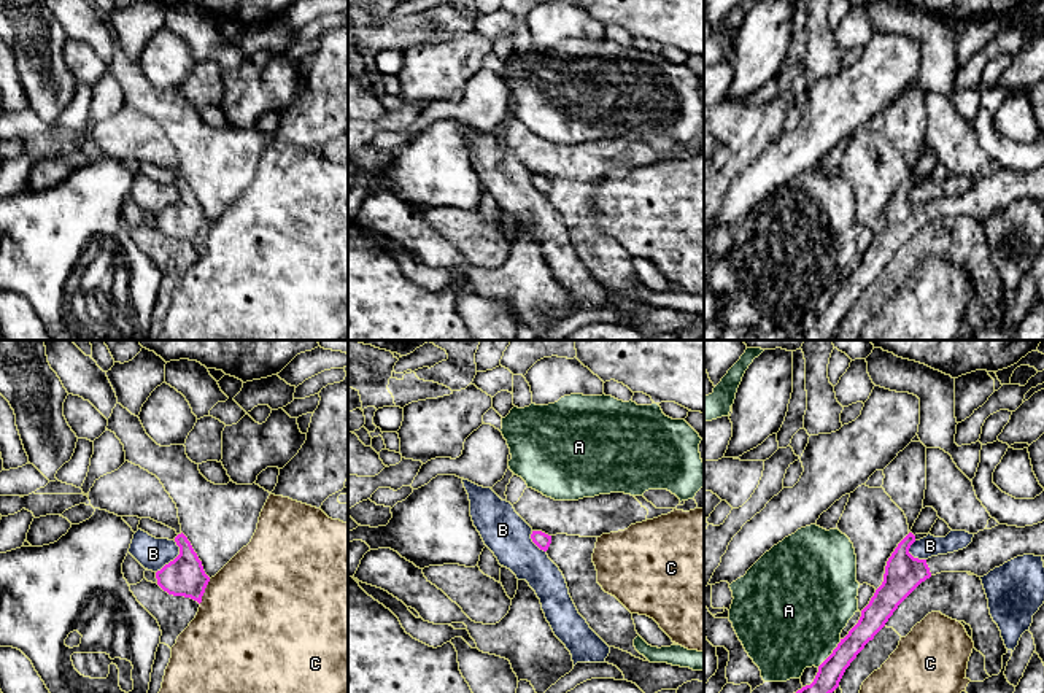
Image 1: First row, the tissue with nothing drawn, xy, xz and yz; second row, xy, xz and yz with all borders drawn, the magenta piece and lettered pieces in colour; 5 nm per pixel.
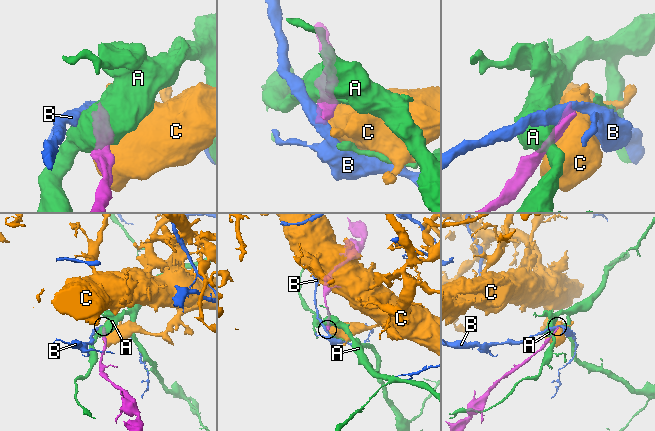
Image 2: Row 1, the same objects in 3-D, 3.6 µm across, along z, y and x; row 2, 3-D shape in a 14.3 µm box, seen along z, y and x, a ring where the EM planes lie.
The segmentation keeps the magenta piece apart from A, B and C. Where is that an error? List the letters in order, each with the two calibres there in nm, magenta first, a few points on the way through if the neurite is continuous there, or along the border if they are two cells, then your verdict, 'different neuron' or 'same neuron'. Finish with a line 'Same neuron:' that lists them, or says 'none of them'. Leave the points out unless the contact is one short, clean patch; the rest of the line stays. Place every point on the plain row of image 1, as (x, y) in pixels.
A: calibres 130 and 480 nm; different neuron
B: calibres 200 and 160 nm; border xy (175, 185), (178, 197), (156, 216); different neuron
C: calibres 200 and 500 nm; different neuron
Same neuron: none of them

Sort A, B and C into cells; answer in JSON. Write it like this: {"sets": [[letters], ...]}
{"sets": [["A"], ["B"], ["C"]]}

